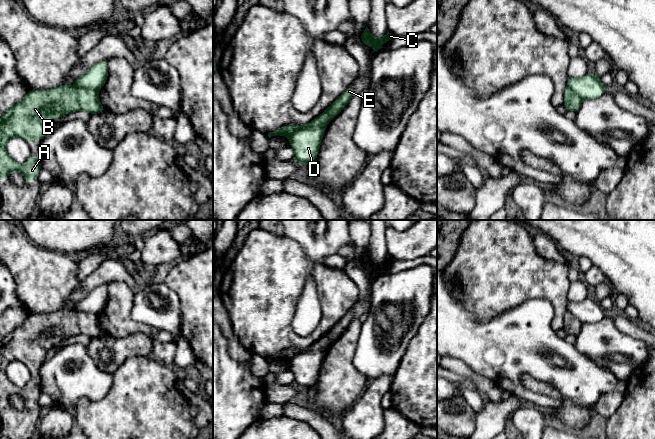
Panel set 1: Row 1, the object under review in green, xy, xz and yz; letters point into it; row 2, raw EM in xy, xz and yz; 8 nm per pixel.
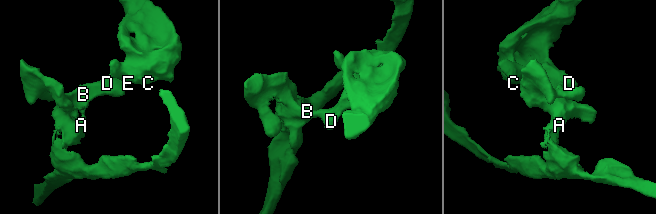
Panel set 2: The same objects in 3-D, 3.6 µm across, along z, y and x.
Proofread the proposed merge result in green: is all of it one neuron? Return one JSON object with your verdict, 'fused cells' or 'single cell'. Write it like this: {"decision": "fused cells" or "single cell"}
{"decision": "fused cells"}

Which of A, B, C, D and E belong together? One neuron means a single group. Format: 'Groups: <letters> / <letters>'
Groups: A B / C D E

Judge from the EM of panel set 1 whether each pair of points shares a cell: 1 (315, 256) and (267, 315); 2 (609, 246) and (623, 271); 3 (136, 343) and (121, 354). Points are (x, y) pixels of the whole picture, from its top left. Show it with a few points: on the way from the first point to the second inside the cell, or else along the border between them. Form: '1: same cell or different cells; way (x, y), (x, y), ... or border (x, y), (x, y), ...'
1: different cells; border (297, 242), (311, 261), (323, 264)
2: same cell; way (615, 252), (623, 260), (623, 265)
3: same cell; way (132, 345), (125, 350)

